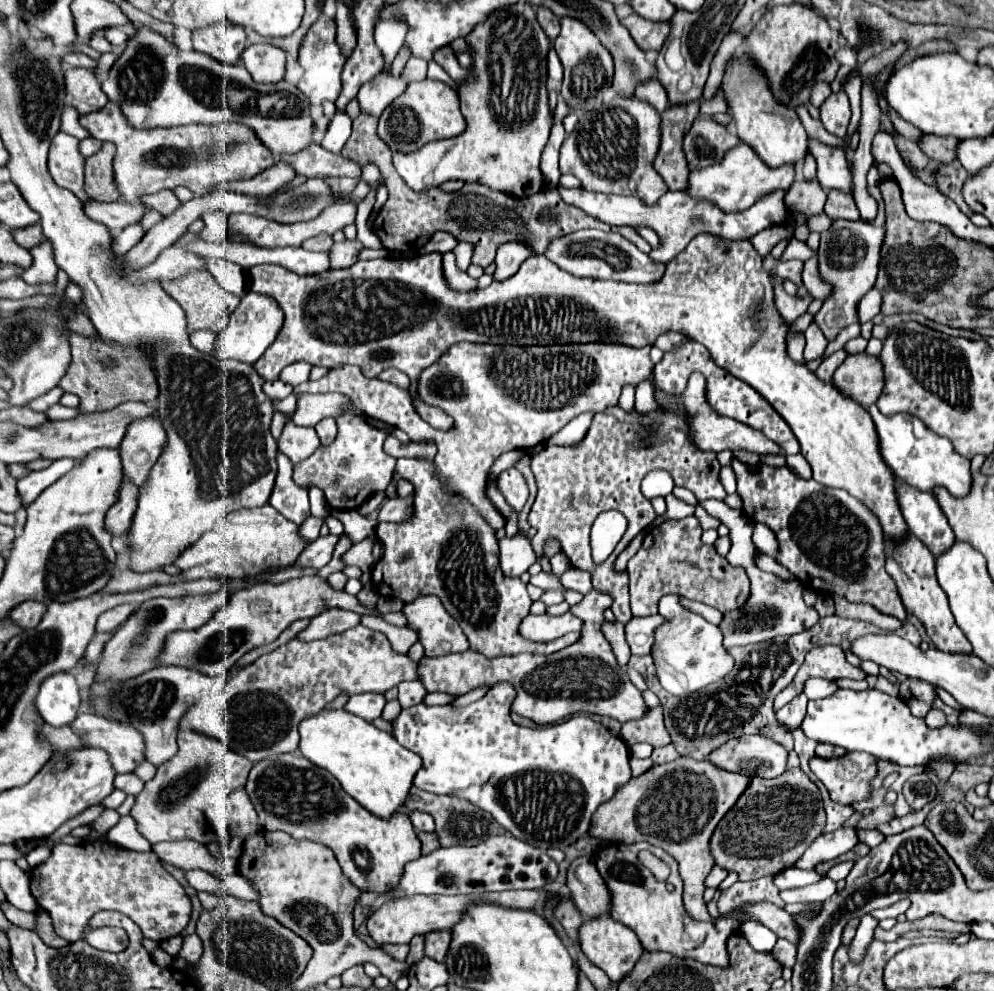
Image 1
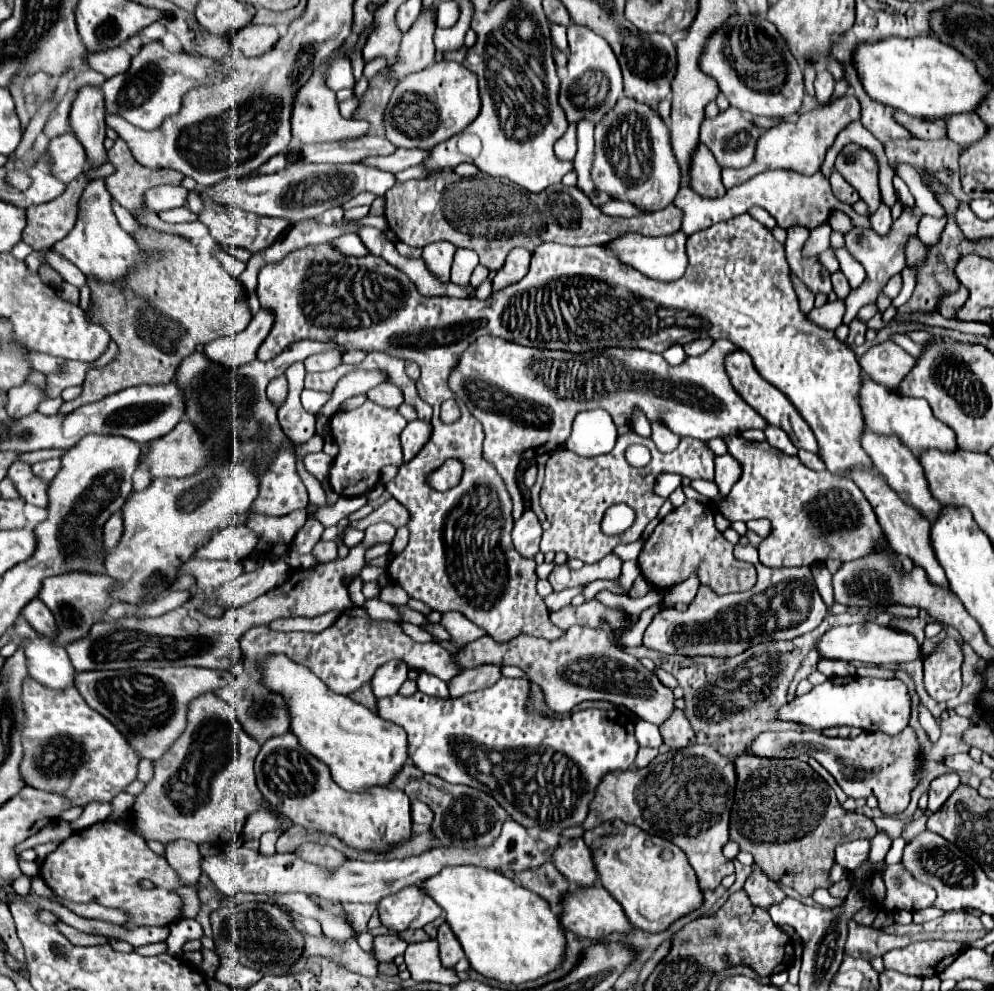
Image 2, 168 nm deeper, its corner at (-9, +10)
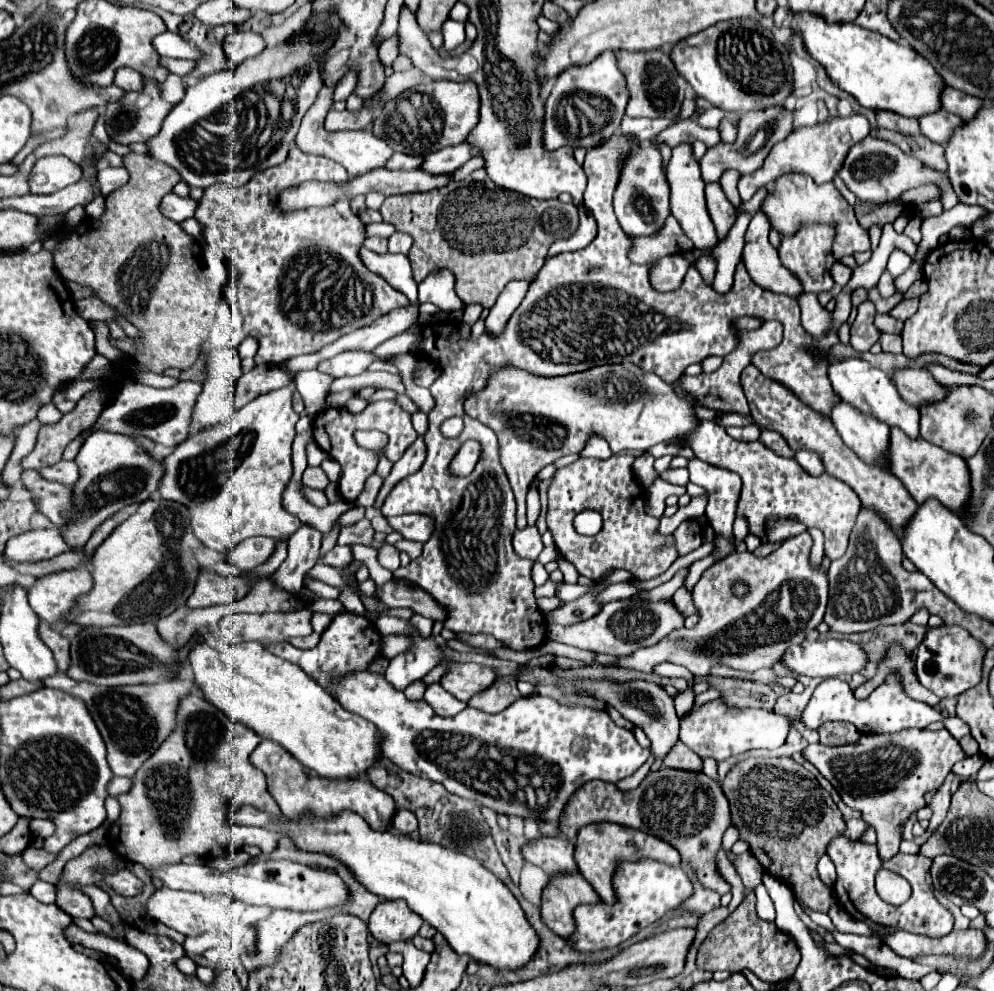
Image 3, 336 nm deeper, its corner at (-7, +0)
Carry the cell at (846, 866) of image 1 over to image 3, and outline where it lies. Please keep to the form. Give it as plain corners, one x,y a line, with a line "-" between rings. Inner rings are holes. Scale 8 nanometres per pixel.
836,836
834,840
830,840
830,844
826,848
826,854
830,856
830,860
834,862
836,872
838,872
838,880
834,884
836,898
838,898
841,907
852,917
864,920
870,928
880,928
880,926
882,928
892,928
888,932
906,930
906,932
922,934
922,936
928,936
928,938
942,938
942,936
952,932
954,916
946,906
942,906
936,900
936,896
932,892
932,886
926,880
926,876
930,872
930,866
932,866
930,858
926,858
922,854
902,854
902,852
898,852
894,858
890,858
884,864
878,858
876,844
866,844
866,842
860,842
860,840
854,842
846,836
-
880,866
904,876
910,882
912,896
902,906
890,906
876,894
874,876
880,870

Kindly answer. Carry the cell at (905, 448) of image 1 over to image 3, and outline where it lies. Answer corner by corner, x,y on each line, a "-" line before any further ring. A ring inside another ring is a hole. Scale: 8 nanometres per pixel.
860,358
832,360
828,366
828,378
834,392
842,400
848,400
848,404
856,404
856,408
860,408
862,412
872,412
874,416
878,416
878,420
884,420
888,426
902,428
912,438
920,436
920,412
900,398
892,378
886,376
882,370
870,366
866,360

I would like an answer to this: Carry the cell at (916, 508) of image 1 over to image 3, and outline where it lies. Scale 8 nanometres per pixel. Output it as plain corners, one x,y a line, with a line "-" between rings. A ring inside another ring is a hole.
844,400
834,404
830,420
844,444
848,444
862,460
888,468
884,460
884,448
888,446
888,424
876,420
872,414
860,412

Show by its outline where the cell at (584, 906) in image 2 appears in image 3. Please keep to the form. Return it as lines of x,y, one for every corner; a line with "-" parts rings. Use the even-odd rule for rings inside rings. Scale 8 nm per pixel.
562,872
550,876
548,886
542,890
542,922
558,936
570,936
574,932
572,910
578,904
596,900
600,900
598,894
580,872

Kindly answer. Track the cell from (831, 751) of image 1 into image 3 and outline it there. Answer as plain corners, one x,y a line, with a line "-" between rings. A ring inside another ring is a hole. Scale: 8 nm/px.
826,722
818,728
818,732
820,732
820,742
824,746
842,746
856,742
860,738
856,726
848,722

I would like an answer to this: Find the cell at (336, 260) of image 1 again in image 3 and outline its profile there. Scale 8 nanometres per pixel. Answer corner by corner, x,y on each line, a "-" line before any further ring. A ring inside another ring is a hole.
370,236
370,238
366,238
364,246
370,248
370,250
374,250
374,252
378,252
378,254
388,252
388,240
382,238
382,236

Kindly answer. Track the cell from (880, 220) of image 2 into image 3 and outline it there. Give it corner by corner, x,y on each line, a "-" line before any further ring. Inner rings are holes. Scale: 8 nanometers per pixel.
896,250
896,252
890,256
890,260
888,260
888,272
890,272
894,278
898,278
910,264
912,264
912,260
908,260
908,256
904,256
904,252

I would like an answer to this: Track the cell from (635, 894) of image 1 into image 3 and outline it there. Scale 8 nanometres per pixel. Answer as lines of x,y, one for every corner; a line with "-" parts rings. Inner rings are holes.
600,822
600,824
588,824
582,826
576,838
576,864
580,874
592,884
592,888
596,890
596,894
604,900
604,902
612,902
614,900
614,892
612,892
612,872
616,870
616,862
620,860
638,860
638,858
654,858
666,864
680,864
680,854
674,846
666,844
664,840
650,836
646,832
640,830
632,830
628,826
620,826
614,822

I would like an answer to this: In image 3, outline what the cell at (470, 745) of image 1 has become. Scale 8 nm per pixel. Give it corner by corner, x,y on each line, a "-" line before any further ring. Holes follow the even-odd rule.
368,670
344,674
338,682
330,684
330,694
348,712
360,714
378,728
380,754
384,758
414,776
436,780
446,790
508,816
532,816
536,820
546,818
556,822
560,818
560,812
564,810
564,804
568,802
568,796
572,796
576,788
590,780
616,784
618,780
634,774
650,758
650,750
642,748
630,730
618,728
606,710
600,712
586,706
564,706
552,698
544,698
538,694
516,700
500,714
486,714
468,706
466,710
450,718
438,716
424,700
406,700
404,692
388,684
382,674
374,674

